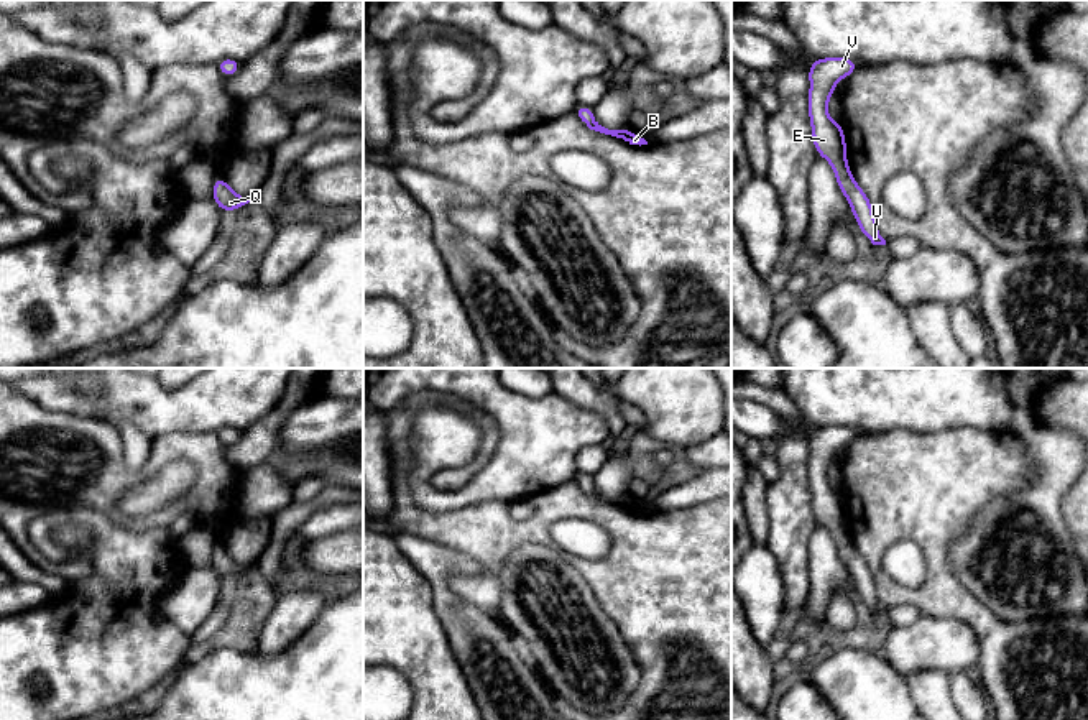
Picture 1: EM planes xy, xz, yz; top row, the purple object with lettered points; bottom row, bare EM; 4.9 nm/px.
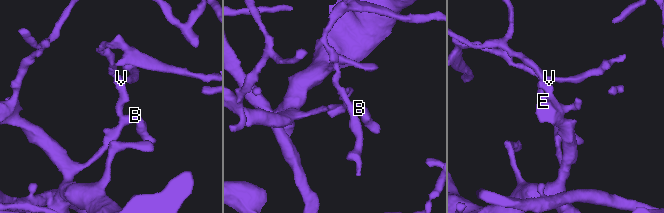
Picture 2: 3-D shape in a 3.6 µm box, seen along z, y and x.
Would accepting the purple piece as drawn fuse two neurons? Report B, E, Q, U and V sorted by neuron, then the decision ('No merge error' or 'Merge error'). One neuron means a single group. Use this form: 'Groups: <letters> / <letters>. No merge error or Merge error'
Groups: B E Q U V. No merge error

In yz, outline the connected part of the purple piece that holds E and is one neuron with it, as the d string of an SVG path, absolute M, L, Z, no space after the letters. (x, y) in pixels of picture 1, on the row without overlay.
M845 426L815 427L809 436L809 485L814 515L818 524L830 529L838 556L845 562L863 603L873 613L886 613L886 608L876 595L871 570L864 559L855 551L848 536L843 493L832 490L827 478L835 452L858 436L861 436L860 431Z

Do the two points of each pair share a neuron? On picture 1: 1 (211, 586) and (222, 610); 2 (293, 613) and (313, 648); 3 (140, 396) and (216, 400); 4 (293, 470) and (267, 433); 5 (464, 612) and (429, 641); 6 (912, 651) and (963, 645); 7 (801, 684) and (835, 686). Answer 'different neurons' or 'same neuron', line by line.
1: different neurons
2: different neurons
3: same neuron
4: different neurons
5: different neurons
6: same neuron
7: different neurons

